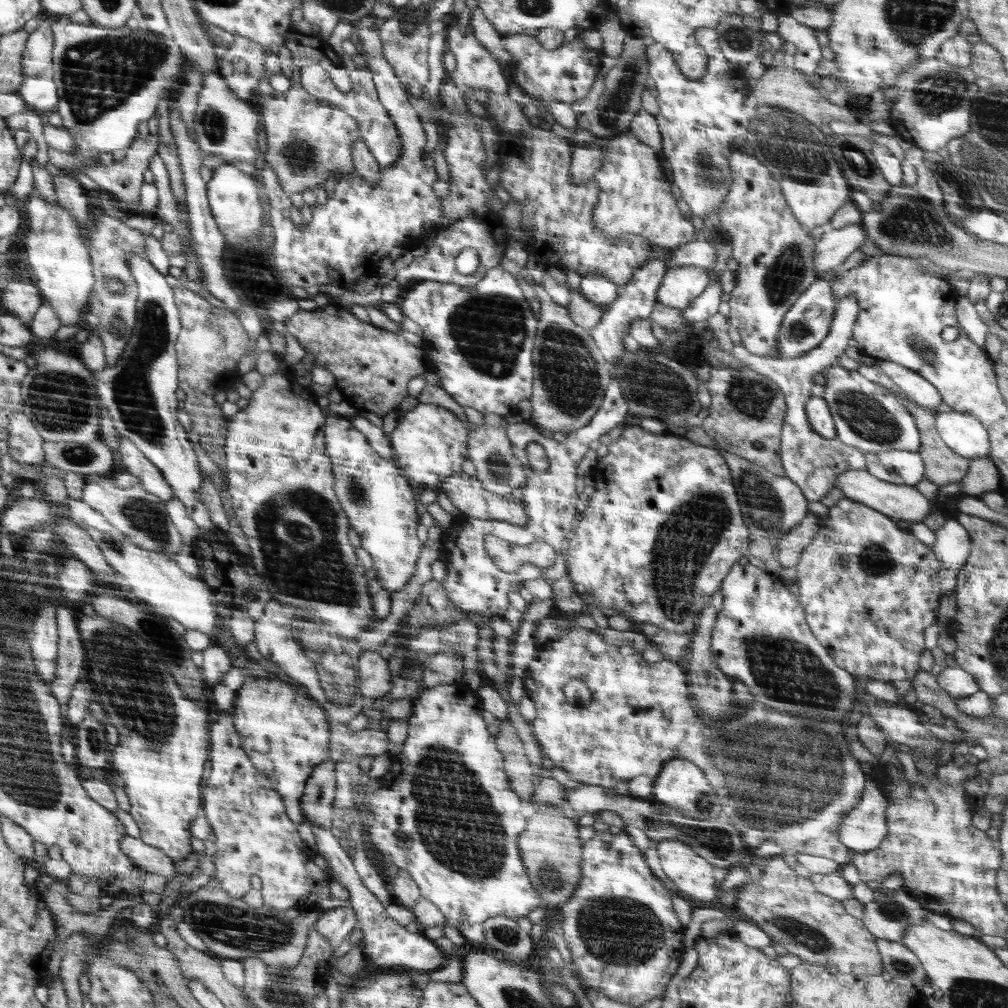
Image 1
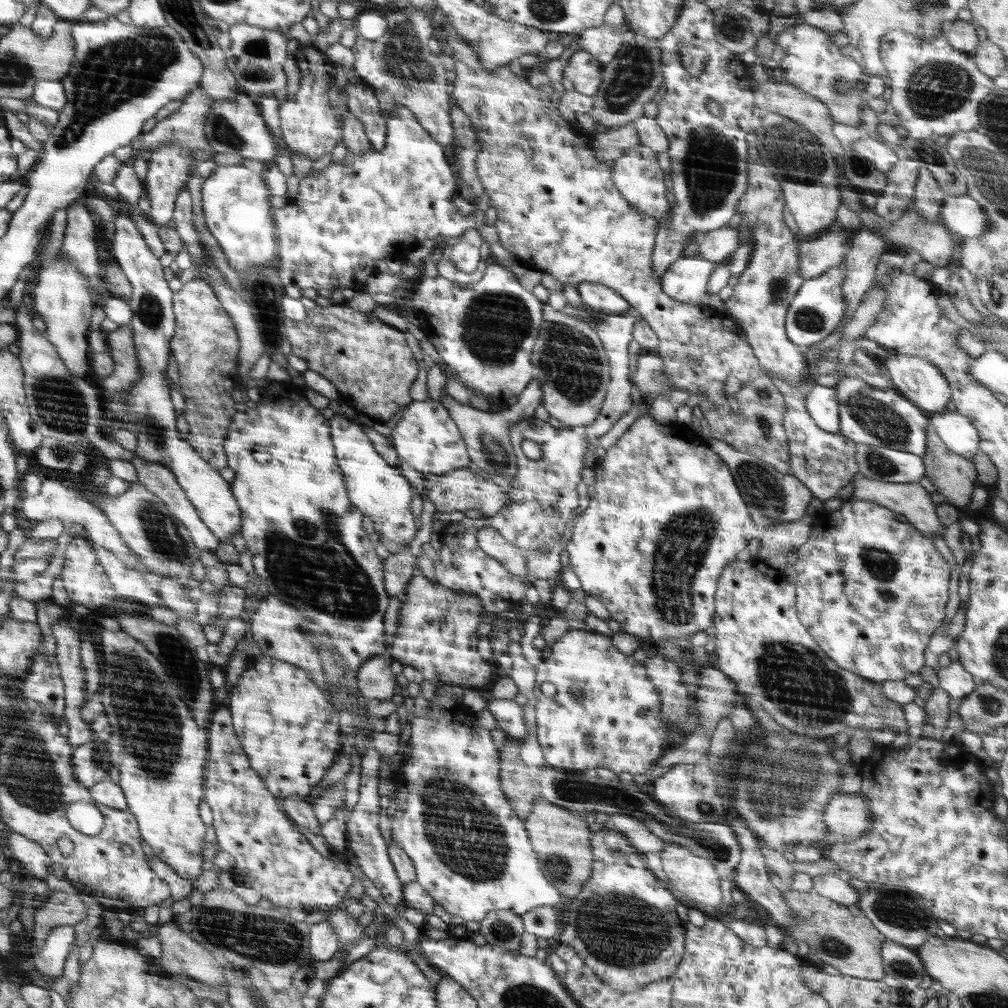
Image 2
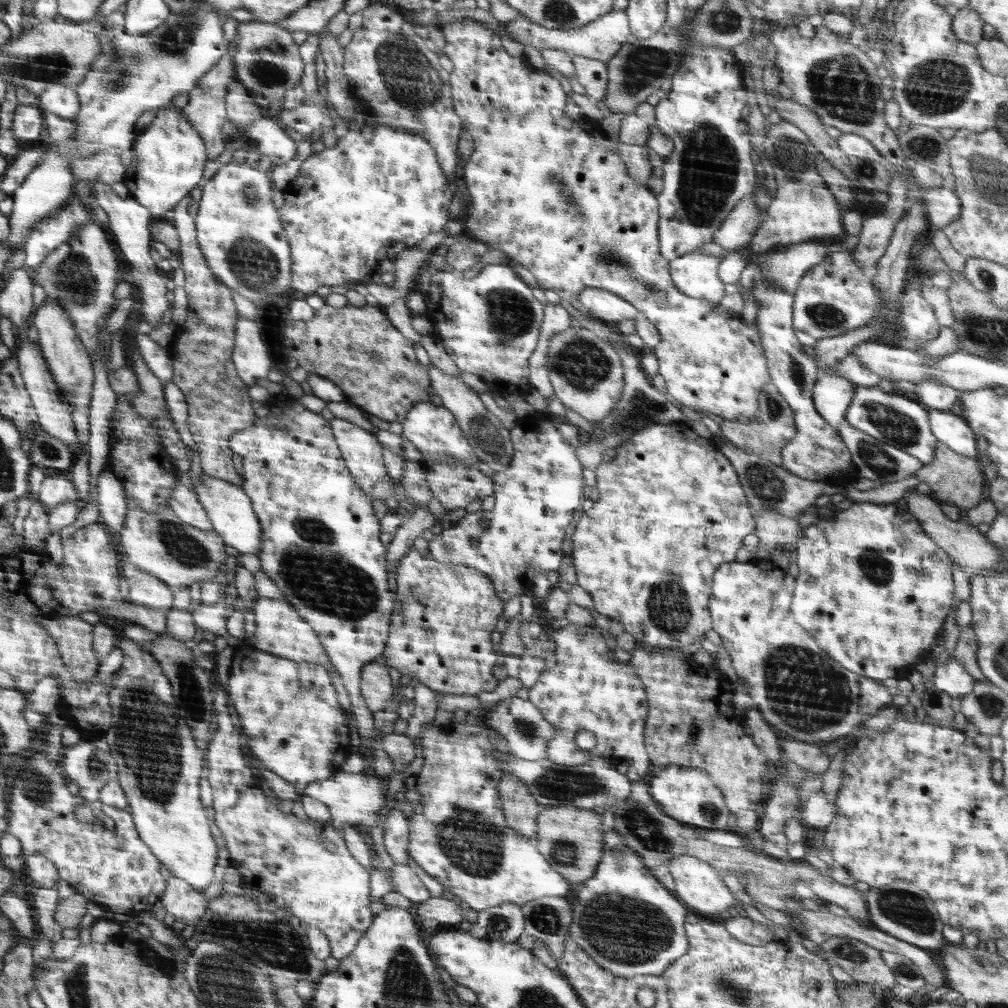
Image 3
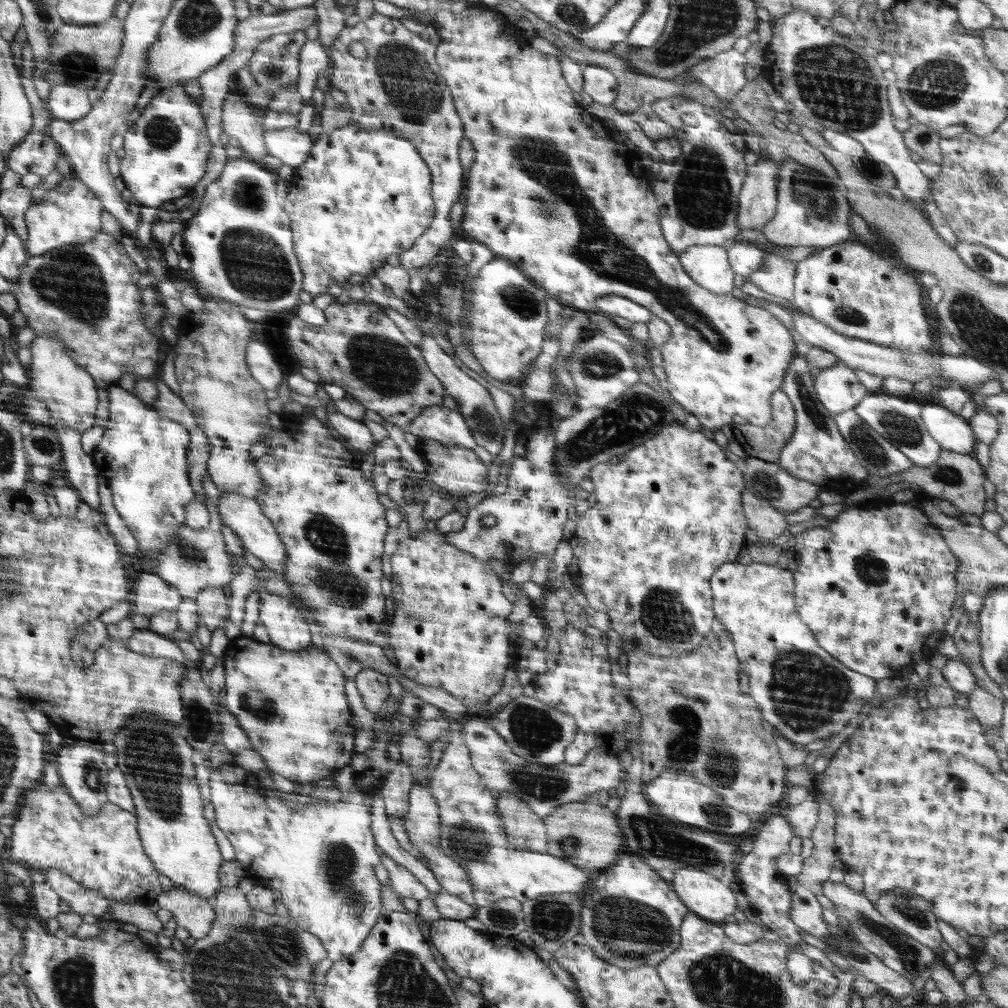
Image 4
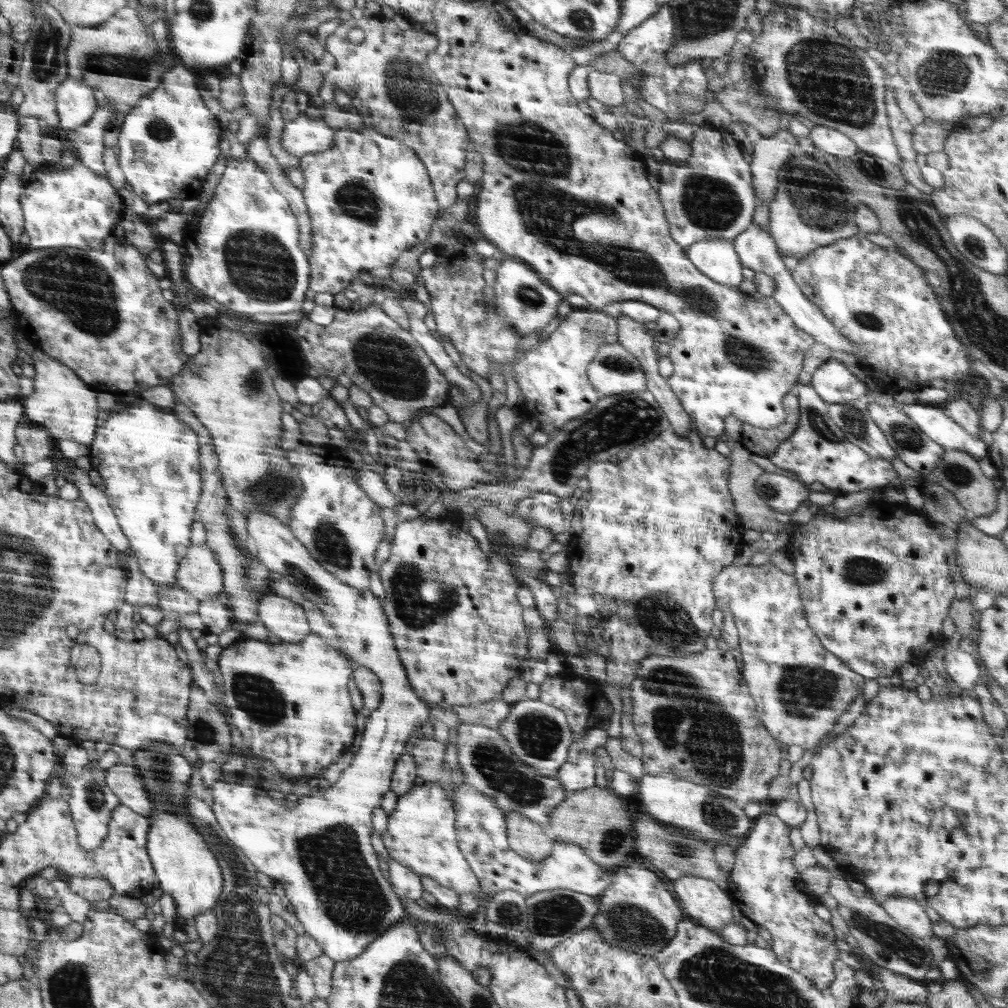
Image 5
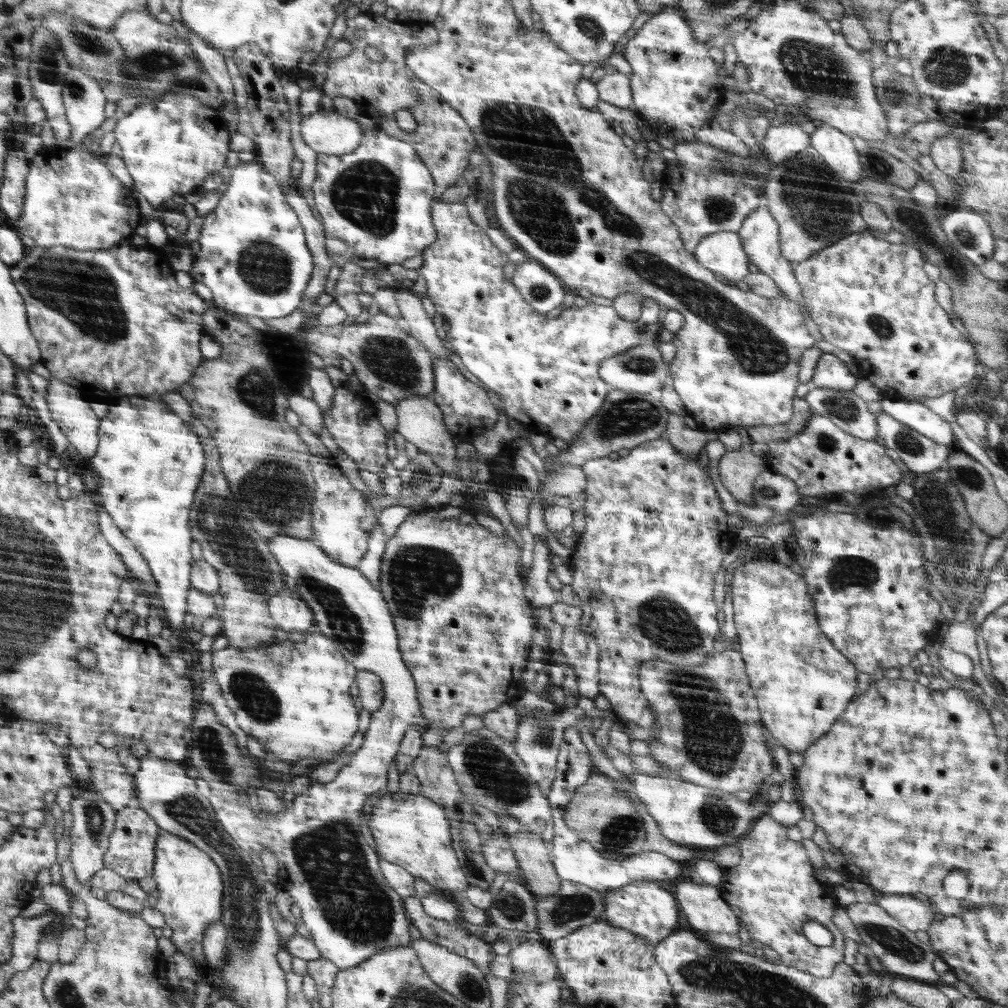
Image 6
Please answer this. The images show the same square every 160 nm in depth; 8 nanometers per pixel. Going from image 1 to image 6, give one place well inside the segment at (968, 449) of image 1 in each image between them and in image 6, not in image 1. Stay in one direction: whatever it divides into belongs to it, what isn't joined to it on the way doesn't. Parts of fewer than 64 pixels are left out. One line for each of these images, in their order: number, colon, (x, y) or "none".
2: (957, 431)
3: (952, 430)
4: (953, 432)
5: (933, 420)
6: (918, 417)

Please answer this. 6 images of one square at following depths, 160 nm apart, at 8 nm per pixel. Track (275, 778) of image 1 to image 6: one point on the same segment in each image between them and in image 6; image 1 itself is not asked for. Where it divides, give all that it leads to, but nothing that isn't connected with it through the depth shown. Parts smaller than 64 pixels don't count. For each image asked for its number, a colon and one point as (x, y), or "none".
2: (290, 731)
3: (296, 726)
4: (293, 706)
5: (290, 704)
6: (294, 698)

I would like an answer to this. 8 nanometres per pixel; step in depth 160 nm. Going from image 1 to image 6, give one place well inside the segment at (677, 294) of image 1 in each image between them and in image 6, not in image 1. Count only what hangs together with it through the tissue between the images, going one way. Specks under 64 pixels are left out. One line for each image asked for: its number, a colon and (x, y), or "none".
2: (686, 280)
3: (695, 274)
4: (708, 265)
5: (717, 259)
6: (722, 253)

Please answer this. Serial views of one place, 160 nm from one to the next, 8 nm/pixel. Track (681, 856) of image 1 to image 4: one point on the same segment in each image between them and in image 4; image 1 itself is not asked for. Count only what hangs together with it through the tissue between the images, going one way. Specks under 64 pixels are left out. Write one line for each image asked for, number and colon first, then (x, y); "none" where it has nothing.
2: (695, 877)
3: (697, 884)
4: (711, 898)

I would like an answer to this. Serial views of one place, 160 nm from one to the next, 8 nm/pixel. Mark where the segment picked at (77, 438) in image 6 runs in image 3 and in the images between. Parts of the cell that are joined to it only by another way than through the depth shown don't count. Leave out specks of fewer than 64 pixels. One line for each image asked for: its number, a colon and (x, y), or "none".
3: (68, 359)
4: (61, 392)
5: (61, 401)

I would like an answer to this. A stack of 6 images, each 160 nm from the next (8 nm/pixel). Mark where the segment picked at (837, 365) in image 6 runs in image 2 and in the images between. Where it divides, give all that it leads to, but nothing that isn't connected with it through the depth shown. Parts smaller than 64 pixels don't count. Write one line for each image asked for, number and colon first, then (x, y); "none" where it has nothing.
2: (821, 403)
3: (832, 395)
4: (838, 389)
5: (833, 382)

